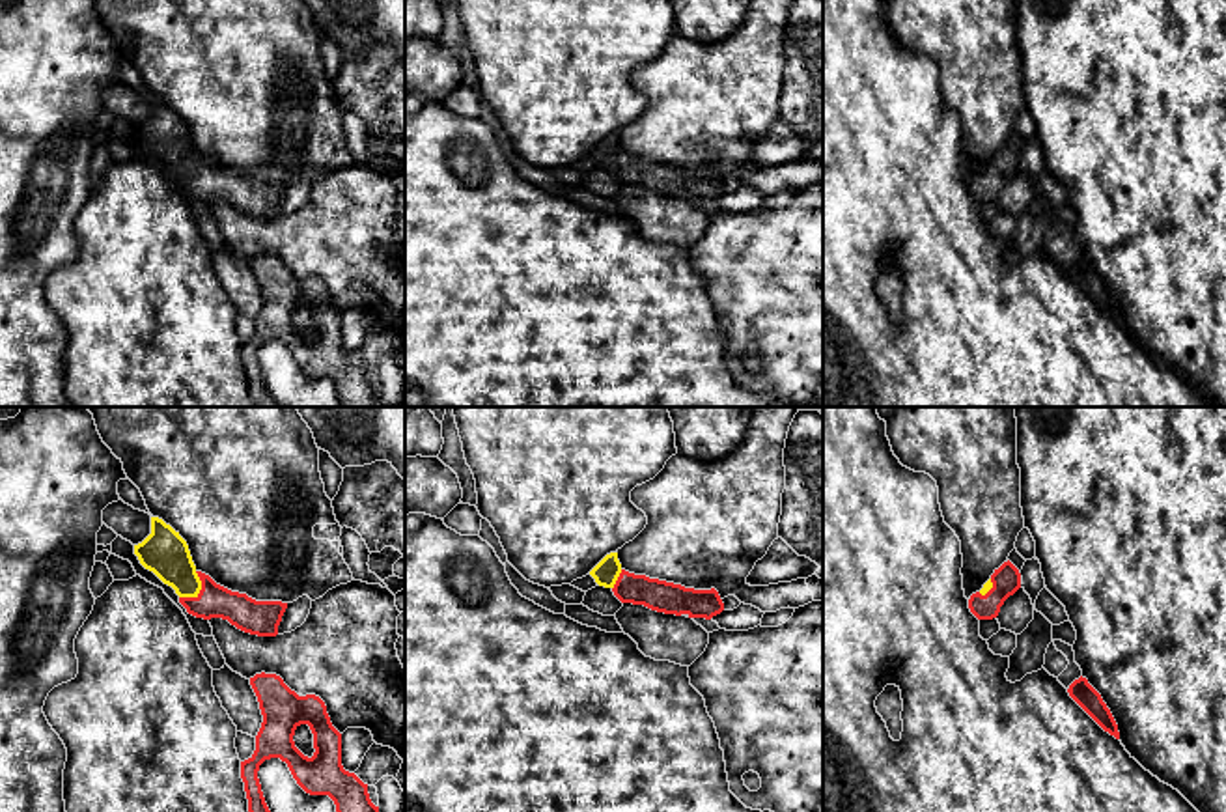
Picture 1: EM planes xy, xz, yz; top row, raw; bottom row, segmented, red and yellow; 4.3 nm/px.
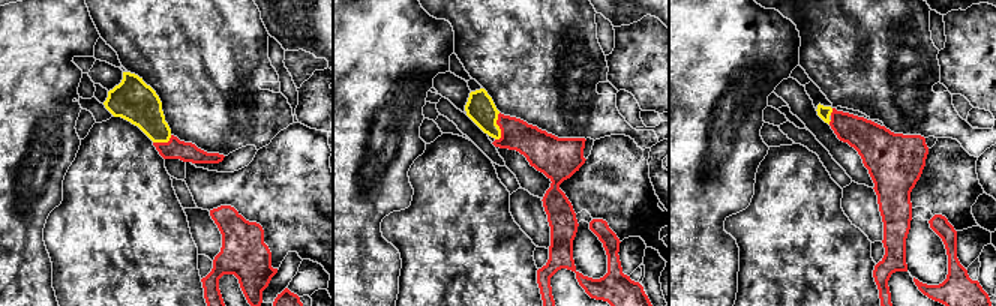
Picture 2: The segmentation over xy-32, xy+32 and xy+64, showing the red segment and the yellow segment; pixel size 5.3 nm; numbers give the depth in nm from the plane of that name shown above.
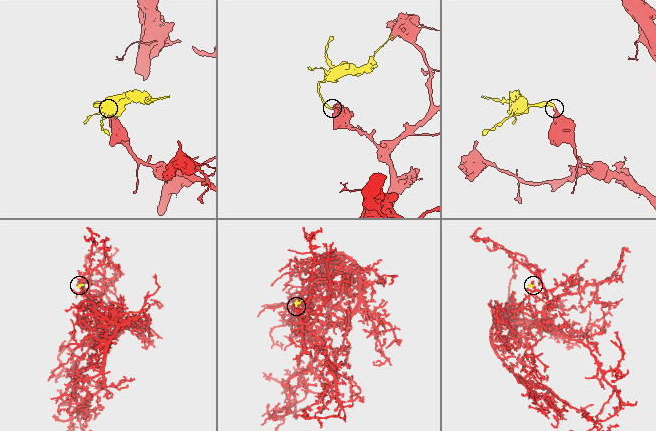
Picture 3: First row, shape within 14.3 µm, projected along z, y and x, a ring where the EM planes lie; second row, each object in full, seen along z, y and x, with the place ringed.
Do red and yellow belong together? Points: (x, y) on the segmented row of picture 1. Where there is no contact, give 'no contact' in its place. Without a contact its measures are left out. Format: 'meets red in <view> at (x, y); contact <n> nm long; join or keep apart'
meets red in xy at (200, 592); contact 140 nm long; join

